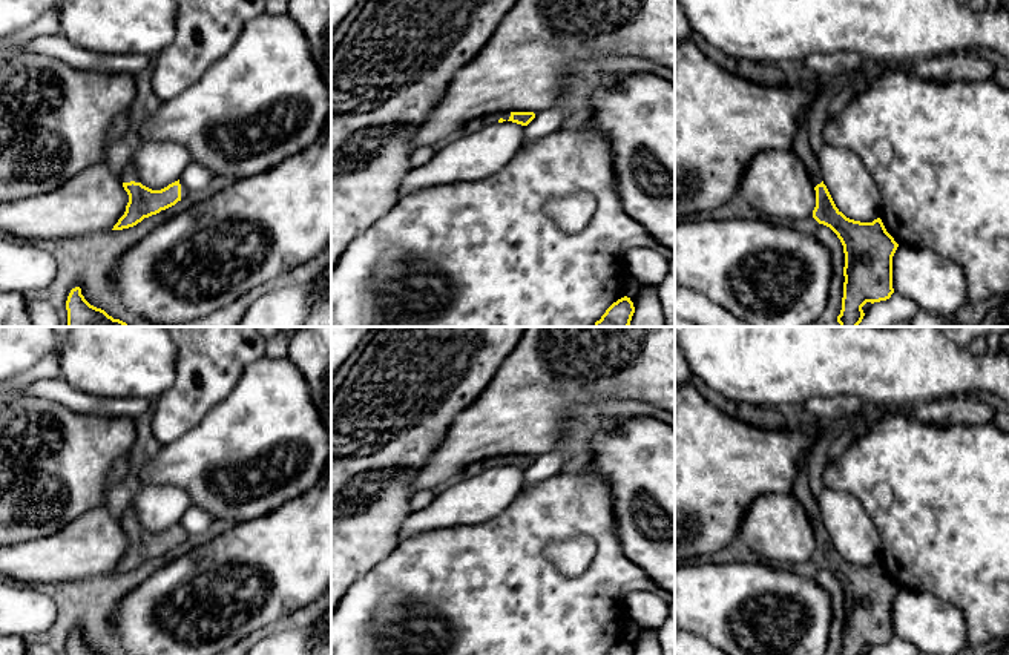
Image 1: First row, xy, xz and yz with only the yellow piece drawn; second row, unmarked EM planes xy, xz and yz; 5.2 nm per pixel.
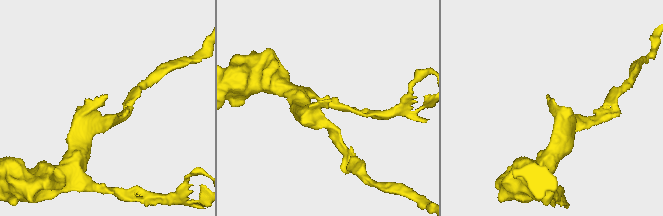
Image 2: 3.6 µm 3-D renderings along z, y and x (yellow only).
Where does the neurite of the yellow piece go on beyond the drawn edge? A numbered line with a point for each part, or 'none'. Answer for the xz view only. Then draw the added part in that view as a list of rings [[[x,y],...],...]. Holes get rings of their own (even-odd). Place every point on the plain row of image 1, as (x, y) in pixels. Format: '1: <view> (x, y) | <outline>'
1: xz (476, 468) | [[[498,456],[498,457],[486,459],[481,462],[475,462],[475,463],[466,466],[463,474],[466,479],[471,479],[471,477],[475,477],[475,476],[485,472],[489,468],[498,466],[500,462],[508,465],[509,460],[511,460],[511,456]]]

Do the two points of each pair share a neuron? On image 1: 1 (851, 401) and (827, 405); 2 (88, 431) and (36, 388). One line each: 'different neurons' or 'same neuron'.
1: same neuron
2: different neurons

